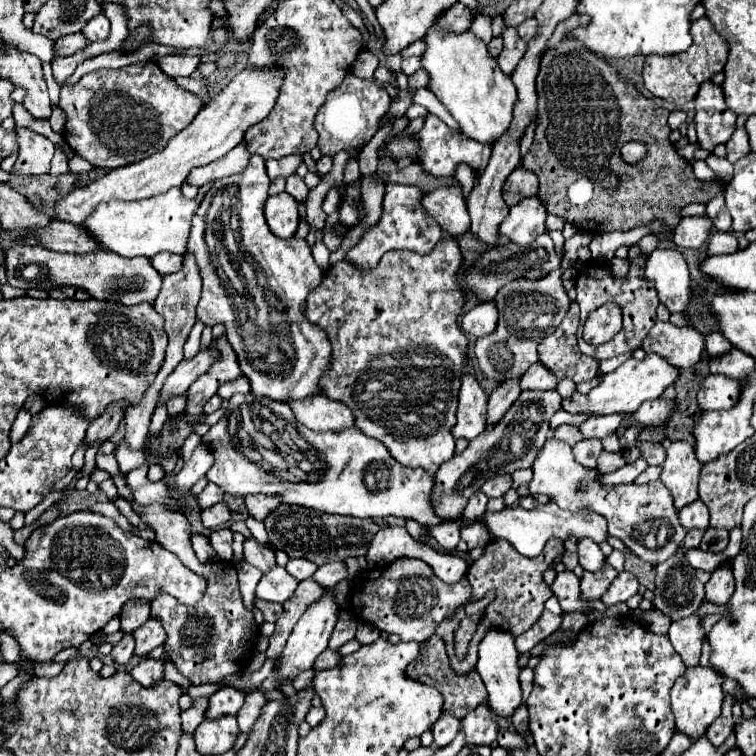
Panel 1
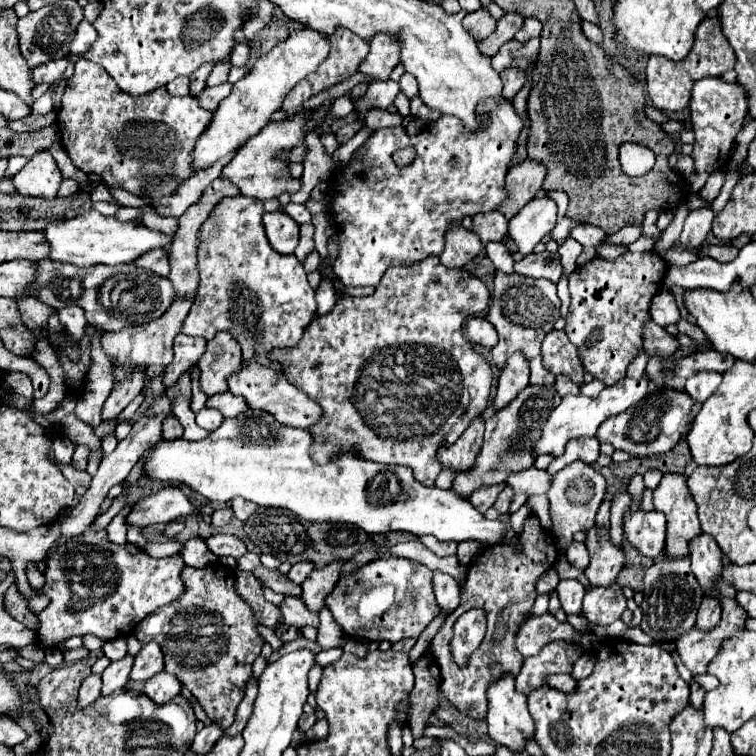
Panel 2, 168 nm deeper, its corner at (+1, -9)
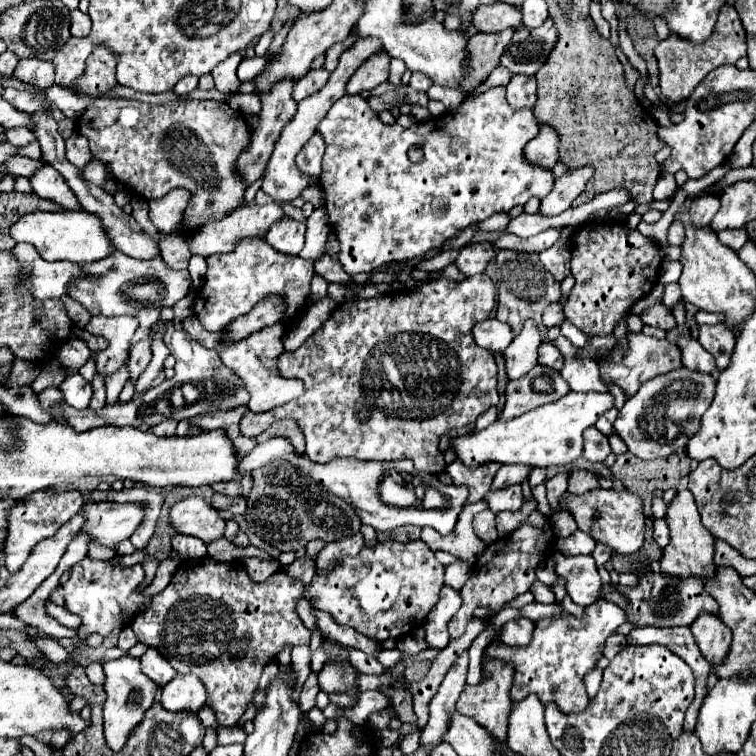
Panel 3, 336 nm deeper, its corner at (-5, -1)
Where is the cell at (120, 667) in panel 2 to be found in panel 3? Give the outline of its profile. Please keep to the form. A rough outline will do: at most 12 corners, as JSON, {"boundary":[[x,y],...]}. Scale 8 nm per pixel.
{"boundary":[[131,655],[107,661],[105,739],[123,749],[157,685]]}

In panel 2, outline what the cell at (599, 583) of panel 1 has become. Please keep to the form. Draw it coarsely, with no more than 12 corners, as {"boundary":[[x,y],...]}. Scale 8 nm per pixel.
{"boundary":[[587,529],[591,587],[607,587],[623,569],[625,553],[607,529]]}

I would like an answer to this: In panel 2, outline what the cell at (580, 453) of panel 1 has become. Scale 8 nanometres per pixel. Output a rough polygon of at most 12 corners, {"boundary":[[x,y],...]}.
{"boundary":[[575,461],[547,491],[563,553],[575,531],[595,527],[605,479]]}

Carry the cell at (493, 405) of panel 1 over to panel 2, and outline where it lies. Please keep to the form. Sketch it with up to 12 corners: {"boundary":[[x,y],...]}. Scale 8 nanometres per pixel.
{"boundary":[[513,353],[501,369],[493,405],[505,407],[529,385],[529,361]]}

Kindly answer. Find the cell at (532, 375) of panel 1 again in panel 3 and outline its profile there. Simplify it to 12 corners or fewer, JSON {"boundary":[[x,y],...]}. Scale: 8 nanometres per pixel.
{"boundary":[[553,343],[539,345],[539,365],[561,369],[563,355]]}

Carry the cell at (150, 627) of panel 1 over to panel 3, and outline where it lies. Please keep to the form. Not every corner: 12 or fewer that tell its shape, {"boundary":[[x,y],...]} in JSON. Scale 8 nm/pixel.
{"boundary":[[149,647],[141,669],[159,687],[175,677],[171,663]]}

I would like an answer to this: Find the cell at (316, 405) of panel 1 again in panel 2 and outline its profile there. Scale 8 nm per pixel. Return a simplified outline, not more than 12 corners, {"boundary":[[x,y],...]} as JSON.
{"boundary":[[257,357],[229,375],[233,395],[307,429],[321,407]]}

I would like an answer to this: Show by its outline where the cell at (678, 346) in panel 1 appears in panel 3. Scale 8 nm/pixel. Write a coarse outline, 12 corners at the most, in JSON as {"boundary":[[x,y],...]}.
{"boundary":[[653,305],[641,313],[645,325],[663,331],[677,327],[665,305]]}

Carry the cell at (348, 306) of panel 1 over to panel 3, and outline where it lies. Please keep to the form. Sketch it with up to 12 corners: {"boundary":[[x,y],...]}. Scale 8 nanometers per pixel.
{"boundary":[[485,273],[341,303],[277,359],[307,457],[411,459],[499,401]]}

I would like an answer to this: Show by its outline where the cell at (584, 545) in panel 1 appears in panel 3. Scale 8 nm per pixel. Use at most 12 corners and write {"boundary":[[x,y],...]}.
{"boundary":[[577,531],[561,537],[557,547],[567,555],[591,555],[595,541]]}

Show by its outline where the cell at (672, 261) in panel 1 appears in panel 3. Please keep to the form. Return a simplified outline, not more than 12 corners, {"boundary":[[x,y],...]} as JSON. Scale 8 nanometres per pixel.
{"boundary":[[699,325],[699,343],[729,365],[735,333],[727,325]]}

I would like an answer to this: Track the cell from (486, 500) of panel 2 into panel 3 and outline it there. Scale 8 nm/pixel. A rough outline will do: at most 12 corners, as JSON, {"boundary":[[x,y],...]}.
{"boundary":[[503,465],[491,491],[505,489],[529,477],[531,467]]}

